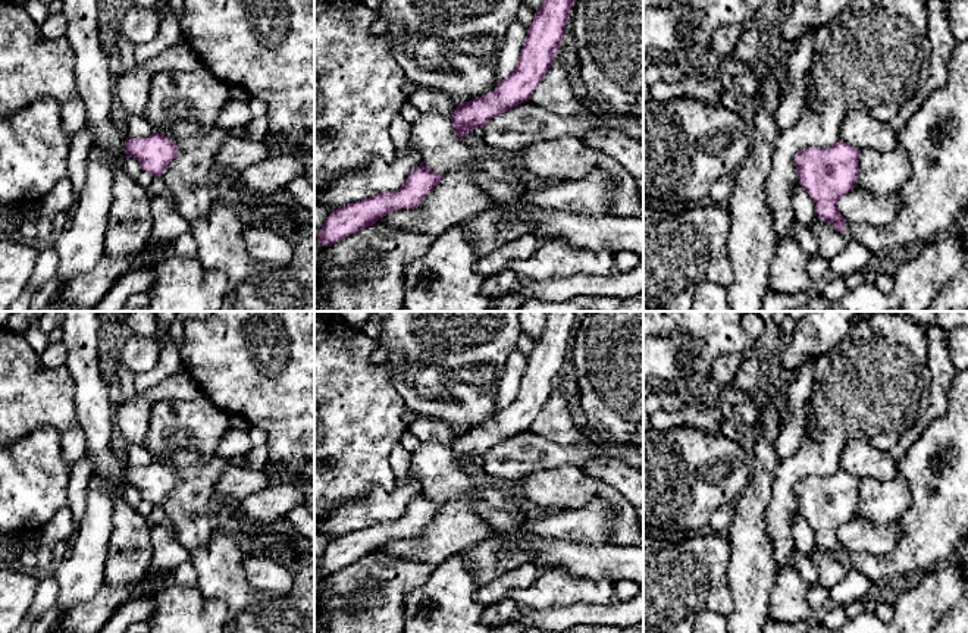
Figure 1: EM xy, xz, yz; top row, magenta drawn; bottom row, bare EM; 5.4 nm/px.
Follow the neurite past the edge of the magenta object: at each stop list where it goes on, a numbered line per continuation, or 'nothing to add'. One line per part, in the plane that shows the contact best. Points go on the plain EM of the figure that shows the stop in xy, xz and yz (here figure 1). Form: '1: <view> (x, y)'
nothing to add

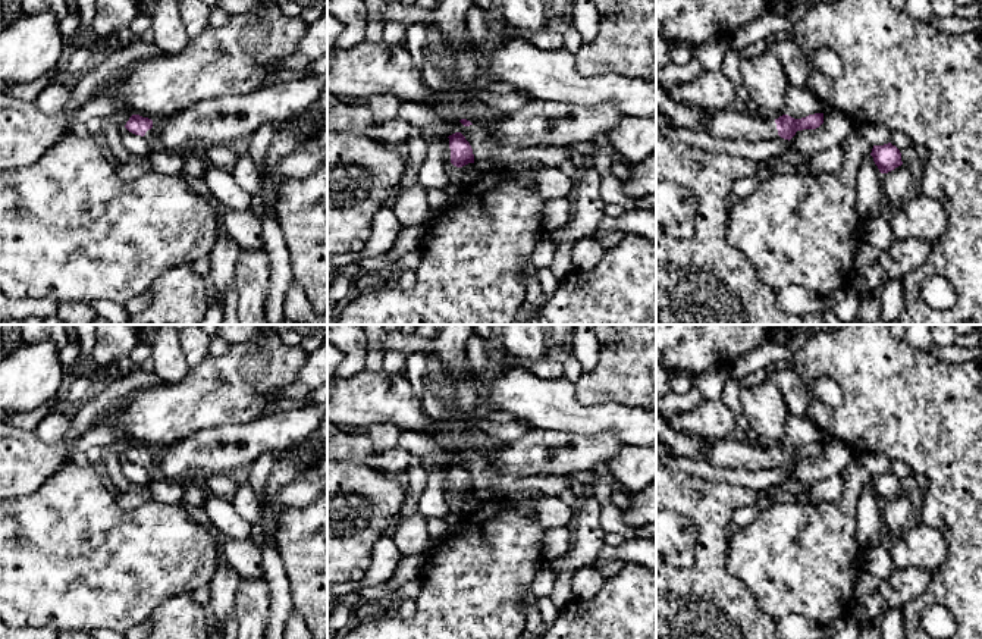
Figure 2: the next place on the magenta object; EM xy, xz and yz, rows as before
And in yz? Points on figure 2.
1: yz (733, 453)

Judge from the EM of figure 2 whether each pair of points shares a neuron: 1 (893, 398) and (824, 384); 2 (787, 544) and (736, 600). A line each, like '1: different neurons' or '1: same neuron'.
1: different neurons
2: different neurons

